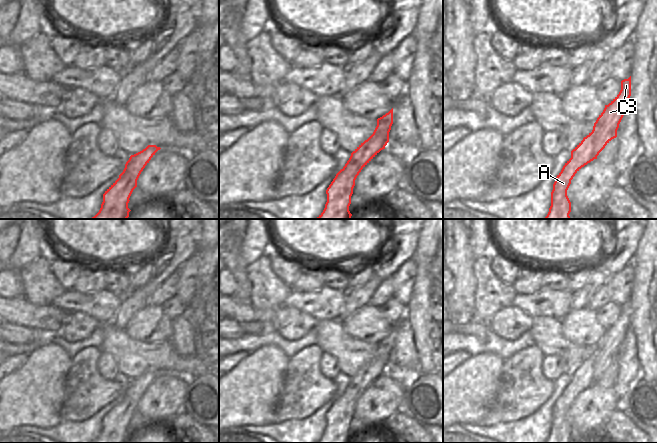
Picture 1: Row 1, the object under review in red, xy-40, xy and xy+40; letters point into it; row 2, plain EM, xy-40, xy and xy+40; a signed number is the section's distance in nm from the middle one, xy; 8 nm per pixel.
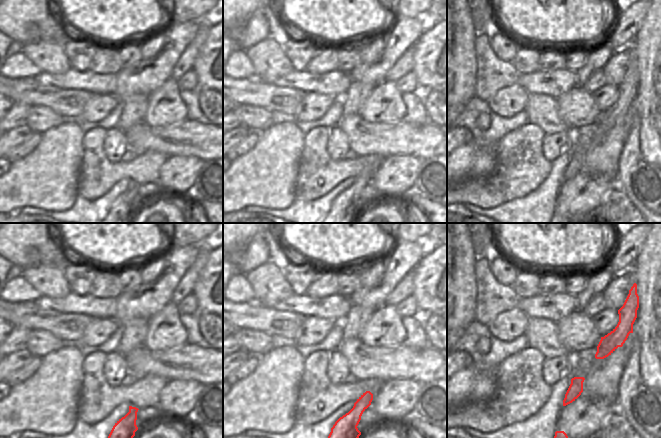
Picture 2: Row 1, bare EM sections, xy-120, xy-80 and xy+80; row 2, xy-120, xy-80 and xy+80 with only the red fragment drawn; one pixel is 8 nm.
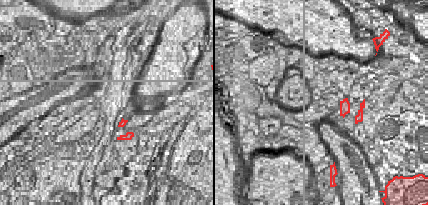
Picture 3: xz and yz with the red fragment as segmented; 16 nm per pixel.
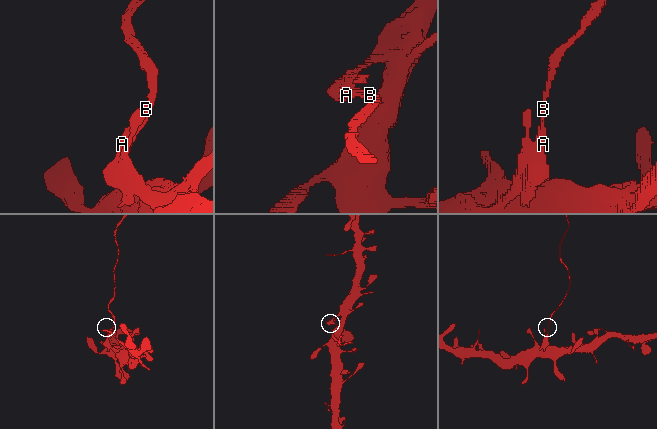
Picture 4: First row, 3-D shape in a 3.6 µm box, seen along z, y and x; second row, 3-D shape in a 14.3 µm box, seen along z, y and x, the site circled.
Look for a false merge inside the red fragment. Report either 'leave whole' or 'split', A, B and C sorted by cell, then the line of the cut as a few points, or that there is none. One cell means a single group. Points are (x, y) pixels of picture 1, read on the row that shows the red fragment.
split | A / B C | xy+40 (593, 128), (593, 145), (596, 148), (602, 149)

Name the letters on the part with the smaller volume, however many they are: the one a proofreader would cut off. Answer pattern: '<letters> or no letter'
B, C

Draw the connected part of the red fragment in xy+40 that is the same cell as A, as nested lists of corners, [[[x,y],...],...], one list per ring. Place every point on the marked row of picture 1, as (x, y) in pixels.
[[[593,129],[583,140],[571,151],[571,158],[565,163],[561,172],[555,178],[553,190],[551,192],[551,206],[545,219],[571,219],[571,202],[567,196],[567,190],[571,184],[571,180],[575,174],[585,165],[597,159],[602,149],[596,149],[593,144],[595,142],[595,130]]]

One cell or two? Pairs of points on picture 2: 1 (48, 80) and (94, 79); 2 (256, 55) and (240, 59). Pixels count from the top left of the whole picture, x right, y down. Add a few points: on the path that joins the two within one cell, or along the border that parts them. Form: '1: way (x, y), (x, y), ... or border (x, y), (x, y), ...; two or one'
1: way (59, 80), (83, 80); one
2: border (244, 51), (252, 64), (255, 78); two

